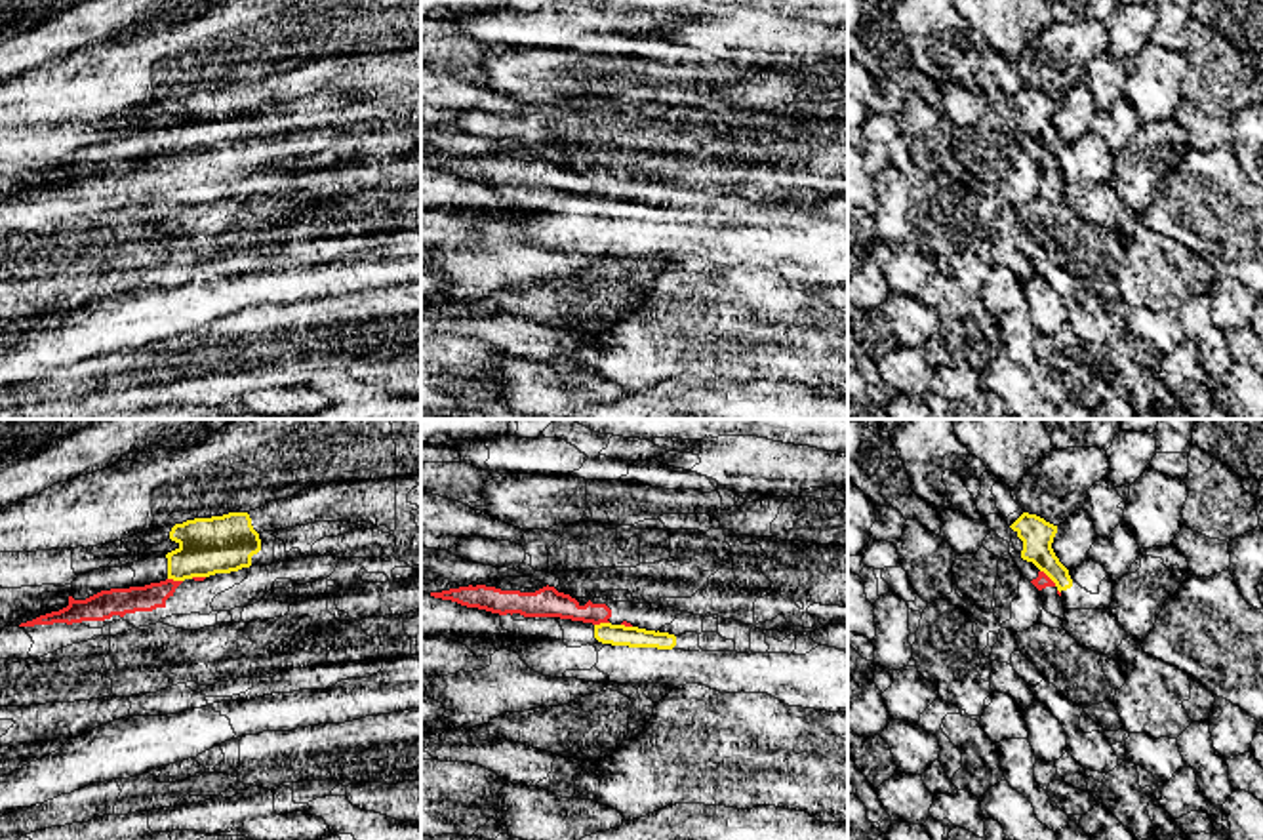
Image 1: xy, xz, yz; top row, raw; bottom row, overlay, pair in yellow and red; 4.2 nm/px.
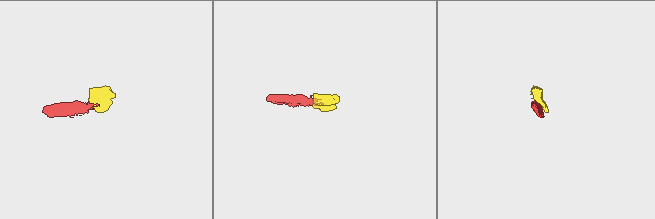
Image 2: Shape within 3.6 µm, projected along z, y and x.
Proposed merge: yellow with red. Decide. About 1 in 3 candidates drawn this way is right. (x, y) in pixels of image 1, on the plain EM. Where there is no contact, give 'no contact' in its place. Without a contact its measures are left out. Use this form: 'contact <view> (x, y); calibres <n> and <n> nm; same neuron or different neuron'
contact yz (1048, 149); calibres 140 and 60 nm; different neuron

